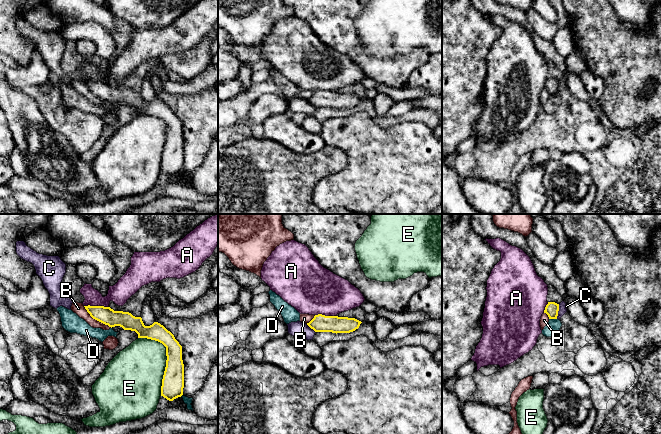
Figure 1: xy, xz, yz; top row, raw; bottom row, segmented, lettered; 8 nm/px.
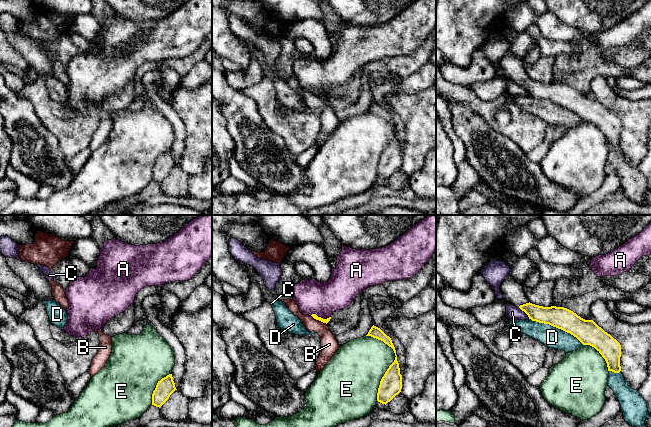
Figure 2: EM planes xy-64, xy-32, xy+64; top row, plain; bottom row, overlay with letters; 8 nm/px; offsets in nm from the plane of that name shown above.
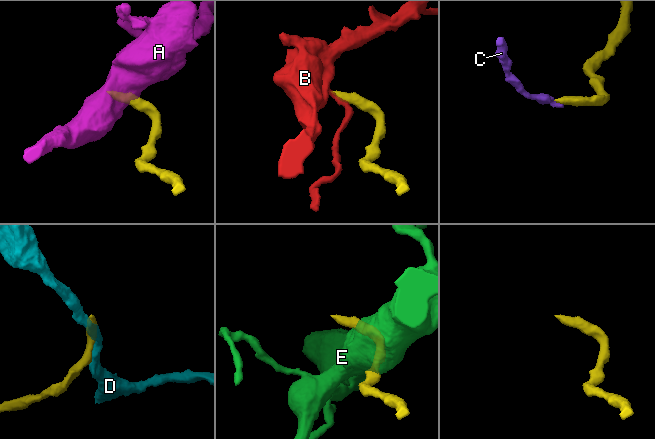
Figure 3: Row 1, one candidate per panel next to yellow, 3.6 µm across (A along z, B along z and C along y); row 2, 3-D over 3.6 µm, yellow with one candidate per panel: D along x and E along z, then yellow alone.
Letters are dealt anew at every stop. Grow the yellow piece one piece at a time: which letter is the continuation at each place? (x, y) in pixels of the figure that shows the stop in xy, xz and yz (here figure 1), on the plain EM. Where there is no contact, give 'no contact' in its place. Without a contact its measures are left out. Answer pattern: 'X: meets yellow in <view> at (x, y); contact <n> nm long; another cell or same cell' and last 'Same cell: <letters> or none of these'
A: meets yellow in xy at (96, 82); contact 200 nm long; another cell
B: meets yellow in xy at (96, 95); contact 280 nm long; another cell
C: meets yellow in yz at (558, 86); contact 120 nm long; another cell
D: meets yellow in yz at (553, 94); contact 60 nm long; another cell
E: meets yellow in xy at (167, 134); contact 500 nm long; another cell
Same cell: none of these

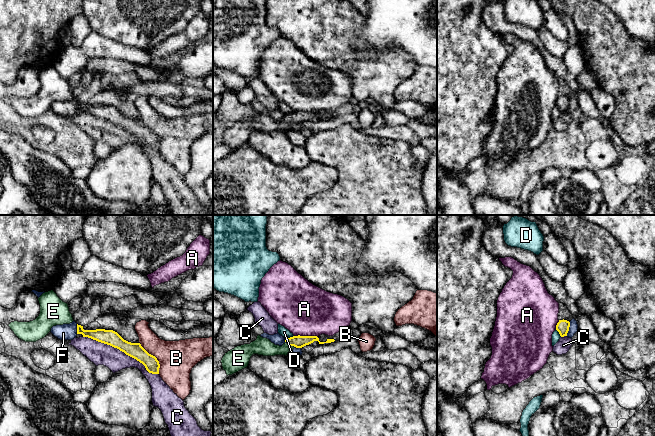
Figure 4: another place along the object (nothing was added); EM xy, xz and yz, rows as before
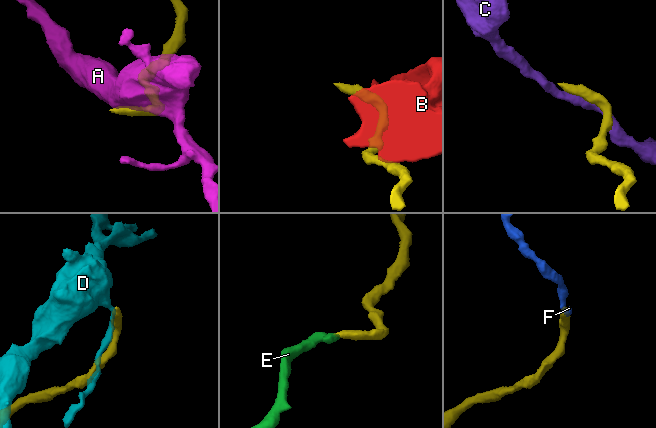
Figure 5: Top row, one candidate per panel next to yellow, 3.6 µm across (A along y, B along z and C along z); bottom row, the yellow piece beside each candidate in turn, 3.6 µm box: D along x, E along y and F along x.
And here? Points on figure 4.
A: meets yellow in xz at (306, 112); contact 190 nm long; another cell
B: meets yellow in xy at (155, 133); contact 300 nm long; another cell
C: meets yellow in xy at (121, 126); contact 700 nm long; another cell
D: meets yellow in xz at (290, 113); contact 80 nm long; another cell
E: meets yellow in xz at (290, 121); contact 90 nm long; same cell
F: meets yellow in yz at (568, 105); contact 120 nm long; another cell
Same cell: E

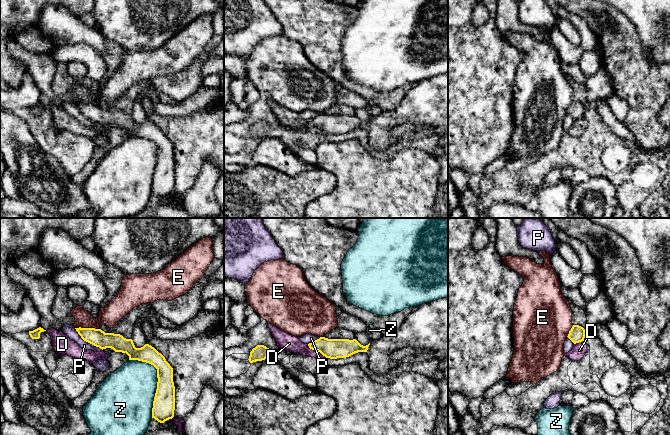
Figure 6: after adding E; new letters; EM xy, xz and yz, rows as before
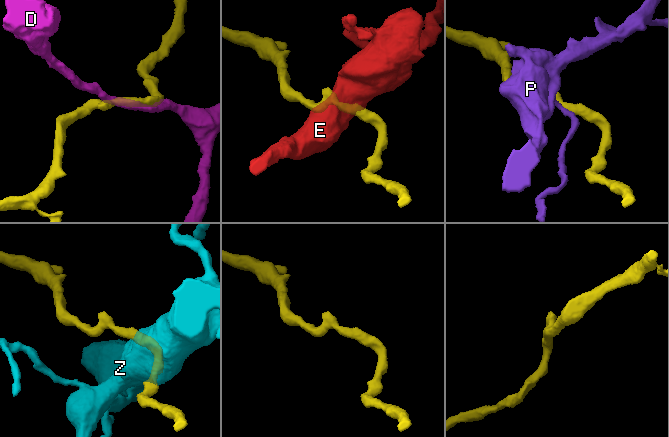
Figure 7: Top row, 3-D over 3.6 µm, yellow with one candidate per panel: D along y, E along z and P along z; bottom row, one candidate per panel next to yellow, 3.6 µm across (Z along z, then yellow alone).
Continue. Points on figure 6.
D: meets yellow in xz at (316, 126); contact 200 nm long; another cell
E: meets yellow in xy at (87, 104); contact 200 nm long; another cell
P: meets yellow in xy at (87, 117); contact 280 nm long; another cell
Z: meets yellow in xy at (158, 156); contact 500 nm long; another cell
Same cell: none of these

